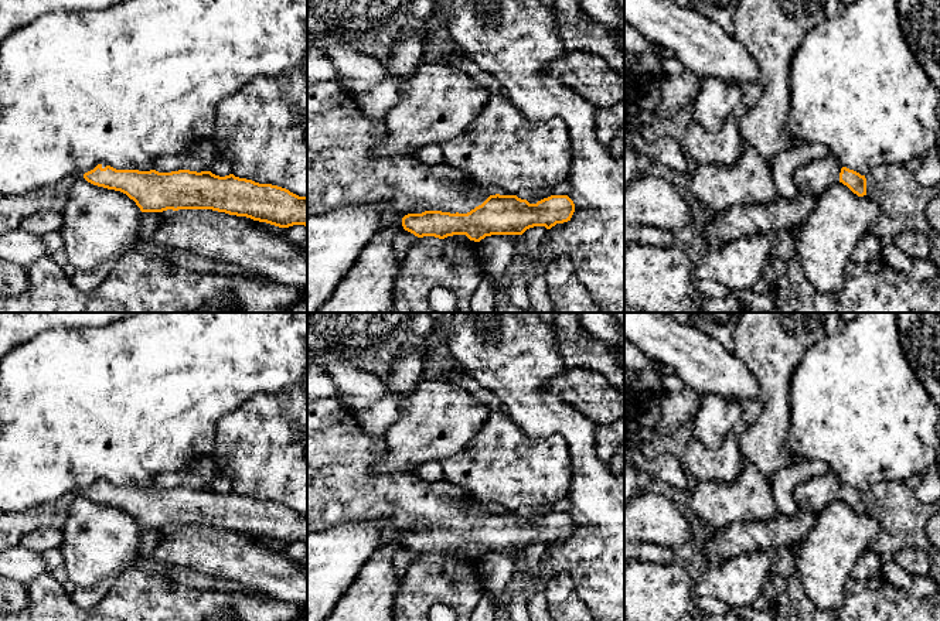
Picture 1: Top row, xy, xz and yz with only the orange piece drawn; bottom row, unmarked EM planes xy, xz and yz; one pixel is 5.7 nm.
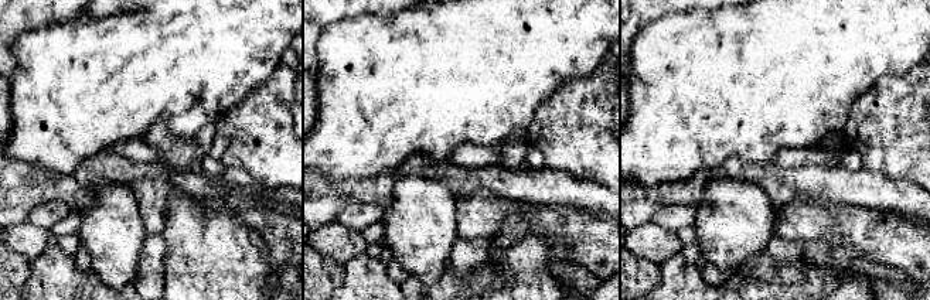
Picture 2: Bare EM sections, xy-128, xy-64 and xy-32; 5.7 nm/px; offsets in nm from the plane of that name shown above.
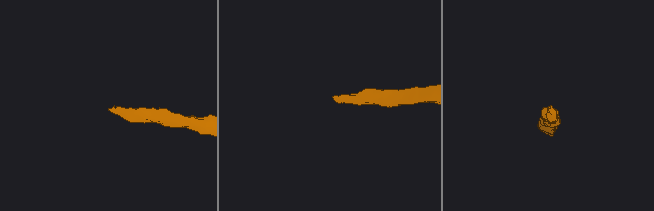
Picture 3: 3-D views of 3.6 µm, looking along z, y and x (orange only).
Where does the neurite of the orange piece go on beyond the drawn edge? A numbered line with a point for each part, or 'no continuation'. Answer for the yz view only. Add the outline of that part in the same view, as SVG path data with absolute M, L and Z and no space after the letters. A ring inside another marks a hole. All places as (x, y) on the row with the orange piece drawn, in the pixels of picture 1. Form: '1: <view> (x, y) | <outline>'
1: yz (814, 177) | M834 154L814 158L794 173L794 184L800 194L818 198L828 187L839 182L841 166Z

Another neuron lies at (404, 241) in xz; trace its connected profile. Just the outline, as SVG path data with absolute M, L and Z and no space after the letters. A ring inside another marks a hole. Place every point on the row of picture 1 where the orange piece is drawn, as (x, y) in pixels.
M402 229L396 233L395 239L394 239L394 252L405 259L405 256L408 255L408 252L416 245L416 242L420 238L415 236L413 233Z

